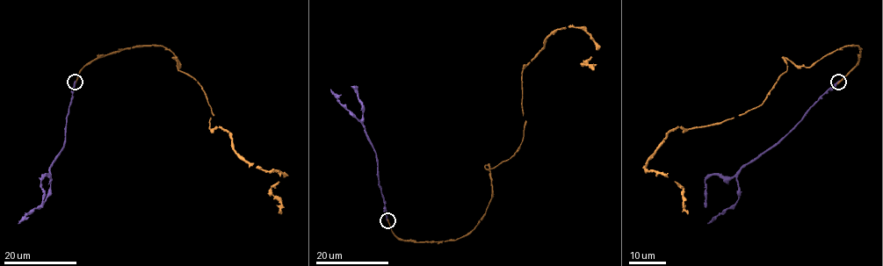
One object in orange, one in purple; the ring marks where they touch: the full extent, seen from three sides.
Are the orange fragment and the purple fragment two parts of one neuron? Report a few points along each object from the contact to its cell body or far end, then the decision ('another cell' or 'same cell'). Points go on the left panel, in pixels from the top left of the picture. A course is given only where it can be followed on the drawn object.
orange runs (75, 82), (99, 57), (161, 45), (206, 96), (209, 127), (284, 175), (271, 189), (282, 213); purple runs (75, 82), (67, 118), (65, 142), (52, 162), (49, 195), (18, 224); another cell

